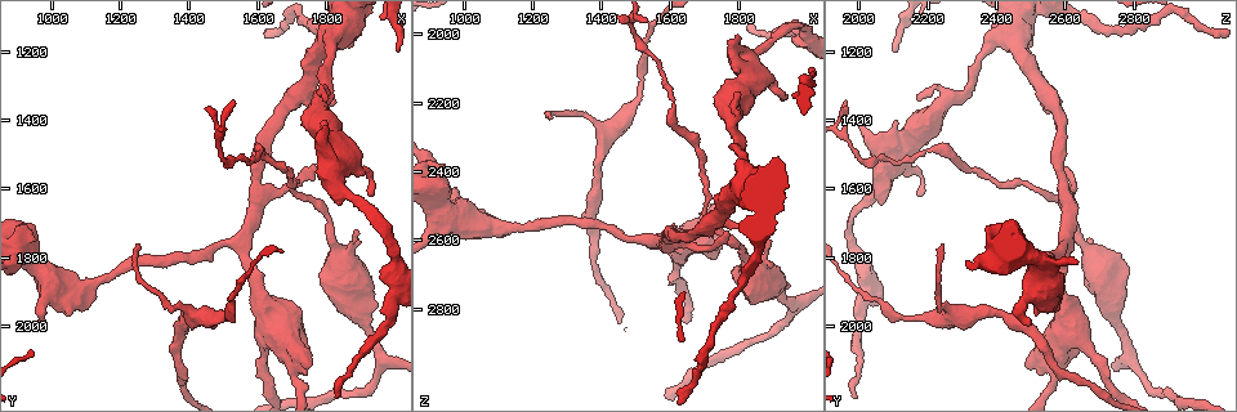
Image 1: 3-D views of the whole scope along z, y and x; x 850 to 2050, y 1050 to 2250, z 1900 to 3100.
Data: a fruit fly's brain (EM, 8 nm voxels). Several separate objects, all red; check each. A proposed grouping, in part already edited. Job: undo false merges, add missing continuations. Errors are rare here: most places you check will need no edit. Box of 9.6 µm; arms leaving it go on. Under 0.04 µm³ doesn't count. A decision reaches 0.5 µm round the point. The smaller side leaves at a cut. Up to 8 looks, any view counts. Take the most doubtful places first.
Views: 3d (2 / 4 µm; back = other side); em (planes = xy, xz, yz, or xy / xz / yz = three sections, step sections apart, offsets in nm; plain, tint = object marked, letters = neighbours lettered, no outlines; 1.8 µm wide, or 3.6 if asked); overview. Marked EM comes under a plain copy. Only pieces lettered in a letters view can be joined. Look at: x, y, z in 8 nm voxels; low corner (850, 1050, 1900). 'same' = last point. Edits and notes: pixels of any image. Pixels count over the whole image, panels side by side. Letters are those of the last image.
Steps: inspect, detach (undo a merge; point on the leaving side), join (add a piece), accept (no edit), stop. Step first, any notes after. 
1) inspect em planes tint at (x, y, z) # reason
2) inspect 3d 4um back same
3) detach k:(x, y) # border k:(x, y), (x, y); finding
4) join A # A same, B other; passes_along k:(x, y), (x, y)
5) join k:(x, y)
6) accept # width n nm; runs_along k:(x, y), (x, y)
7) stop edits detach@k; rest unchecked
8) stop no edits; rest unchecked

inspect em planes tint at (1930, 1620, 2170) # free end

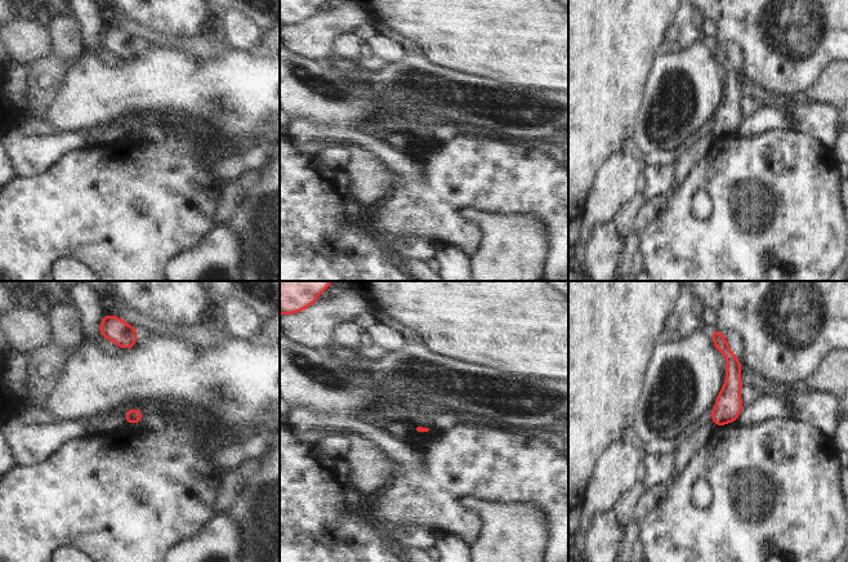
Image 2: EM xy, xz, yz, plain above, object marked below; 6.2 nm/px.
inspect em planes letters same

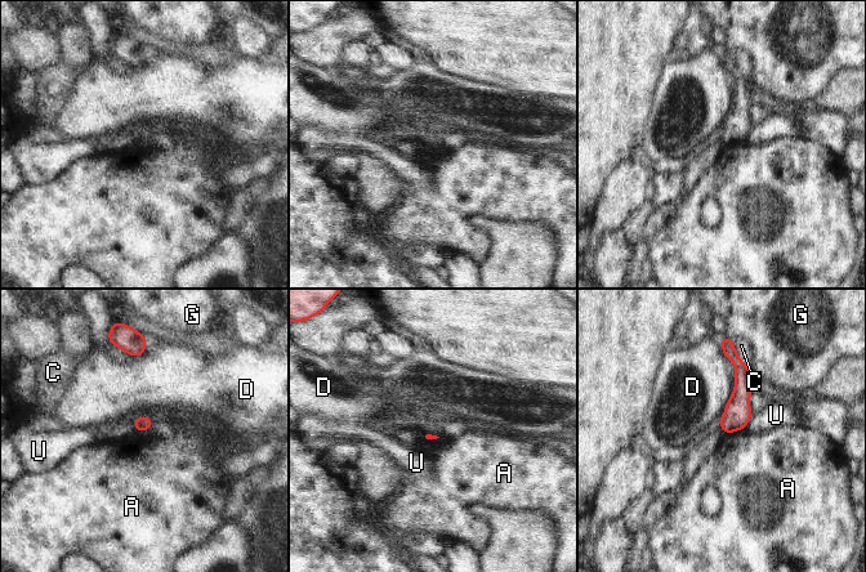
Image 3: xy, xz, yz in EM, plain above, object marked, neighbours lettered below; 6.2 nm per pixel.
accept # longest_contact C 180 nm; A other, C other, D other, G other, U other; border 3:(745, 427), (724, 434); none of them fits

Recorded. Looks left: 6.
inspect 3d 2um at (1770, 1540, 2580) # branch stops here

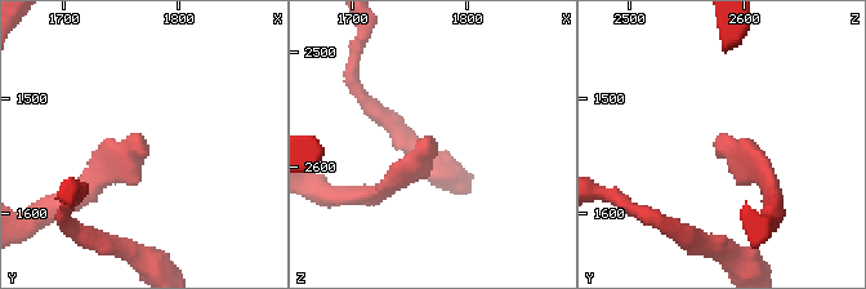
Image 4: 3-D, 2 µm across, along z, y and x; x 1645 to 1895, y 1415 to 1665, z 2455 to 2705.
inspect em yz step 4 tint at (1768, 1534, 2582) # now the EM

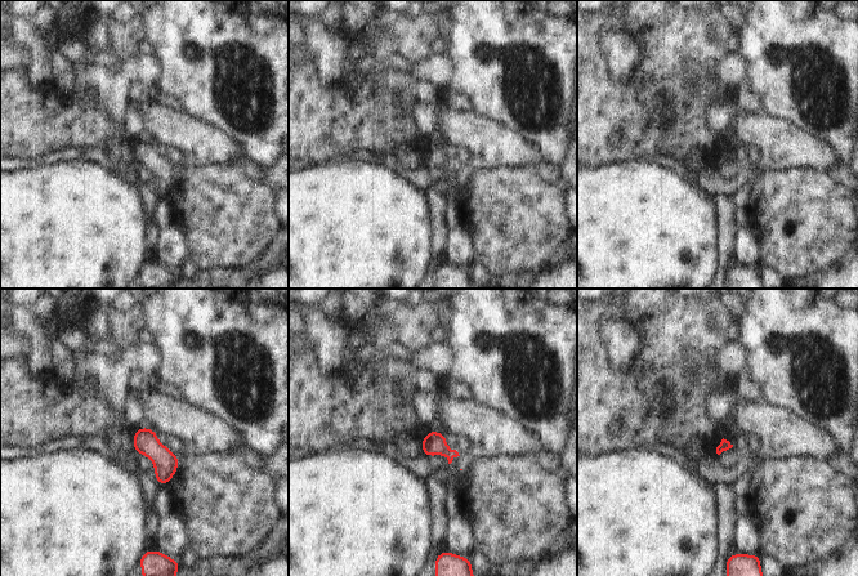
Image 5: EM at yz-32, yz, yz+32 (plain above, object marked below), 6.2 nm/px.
inspect em planes letters same # cut it another way

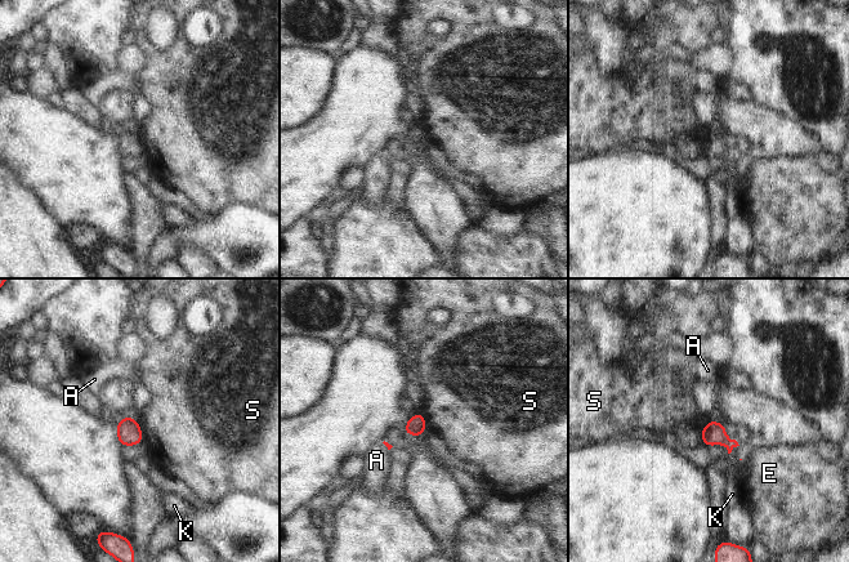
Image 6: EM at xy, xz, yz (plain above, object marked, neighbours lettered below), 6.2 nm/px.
accept # A other, E other, K other, S other; border 6:(137, 420), (143, 440); none of them fits

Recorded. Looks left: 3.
inspect 3d 4um at (1900, 1720, 2610) # free end

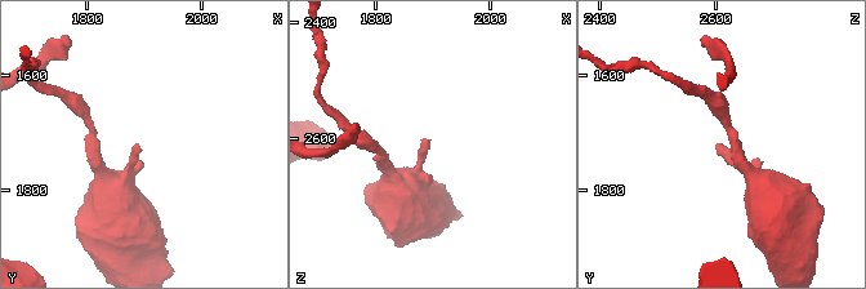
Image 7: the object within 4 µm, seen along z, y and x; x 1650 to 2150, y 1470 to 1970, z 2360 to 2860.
inspect em planes letters at (1895, 1730, 2605)

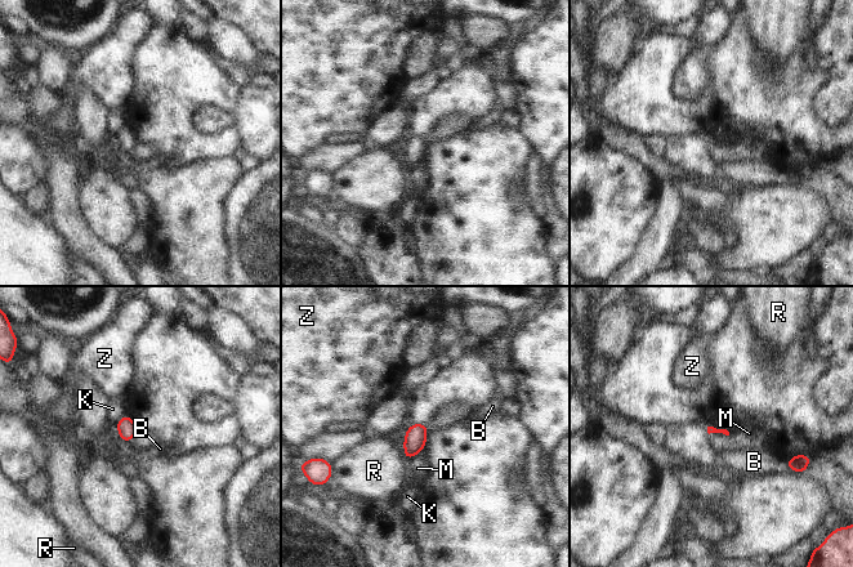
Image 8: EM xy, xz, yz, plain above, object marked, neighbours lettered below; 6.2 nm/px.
accept # longest_contact M 100 nm; B other, K other, M other, R other, Z other; none of them fits

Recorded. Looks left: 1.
inspect em 3.6um yz step 16 letters at (1780, 1430, 2100) # stops while still wide

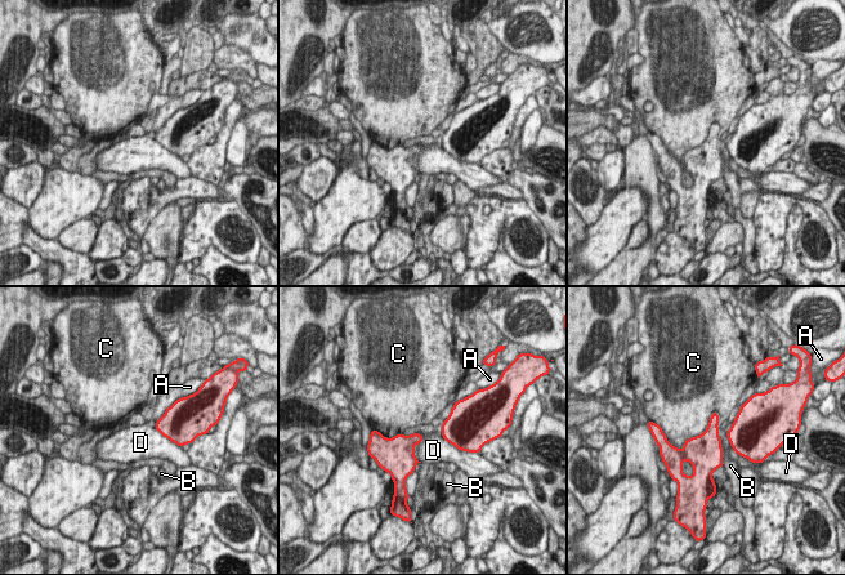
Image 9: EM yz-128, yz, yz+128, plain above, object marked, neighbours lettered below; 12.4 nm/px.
accept # A other, B other, C other, D other; border 9:(424, 436), (414, 449), (419, 462); none of them fits

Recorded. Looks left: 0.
stop no edits; rest unchecked

